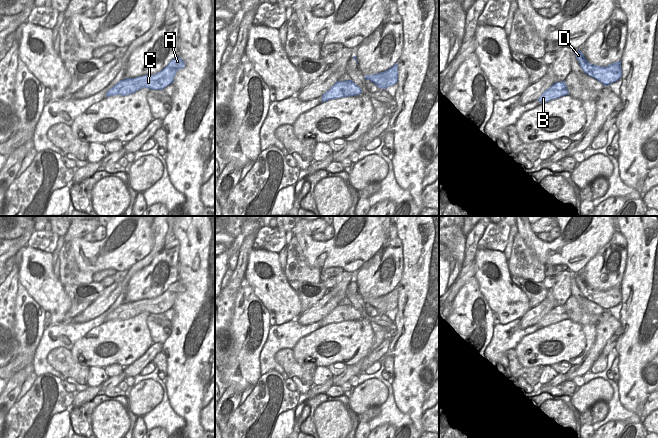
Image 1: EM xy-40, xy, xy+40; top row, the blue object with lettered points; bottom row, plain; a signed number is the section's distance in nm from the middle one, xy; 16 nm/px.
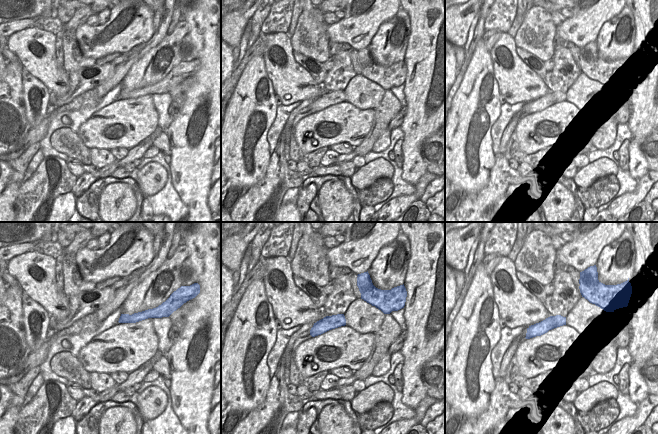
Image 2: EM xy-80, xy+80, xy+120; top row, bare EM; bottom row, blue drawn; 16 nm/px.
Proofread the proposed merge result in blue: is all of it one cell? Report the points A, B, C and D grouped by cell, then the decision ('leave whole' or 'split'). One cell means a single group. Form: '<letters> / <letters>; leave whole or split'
A B C / D; split

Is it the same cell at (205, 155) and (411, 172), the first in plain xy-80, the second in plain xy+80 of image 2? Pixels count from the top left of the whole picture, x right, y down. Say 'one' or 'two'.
one

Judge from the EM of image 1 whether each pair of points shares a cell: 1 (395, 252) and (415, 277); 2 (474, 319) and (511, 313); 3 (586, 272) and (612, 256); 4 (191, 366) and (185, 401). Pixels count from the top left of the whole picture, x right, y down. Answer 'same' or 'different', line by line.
1: different
2: different
3: same
4: same

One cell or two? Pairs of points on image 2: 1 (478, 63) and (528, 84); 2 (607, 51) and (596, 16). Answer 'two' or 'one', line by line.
1: two
2: two

